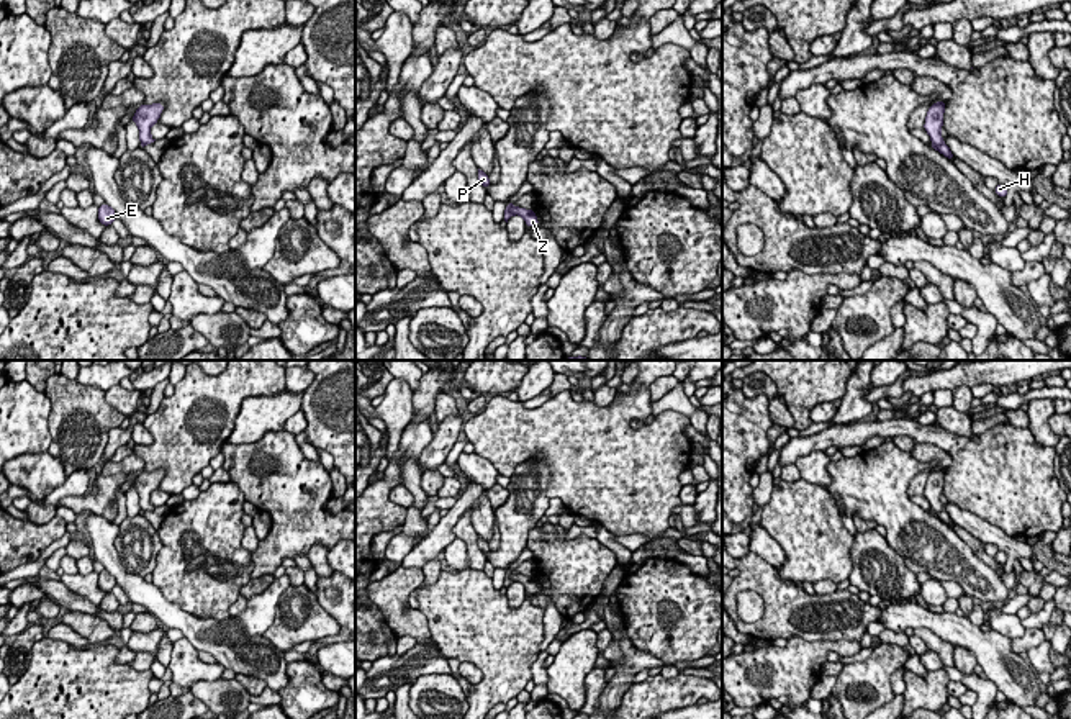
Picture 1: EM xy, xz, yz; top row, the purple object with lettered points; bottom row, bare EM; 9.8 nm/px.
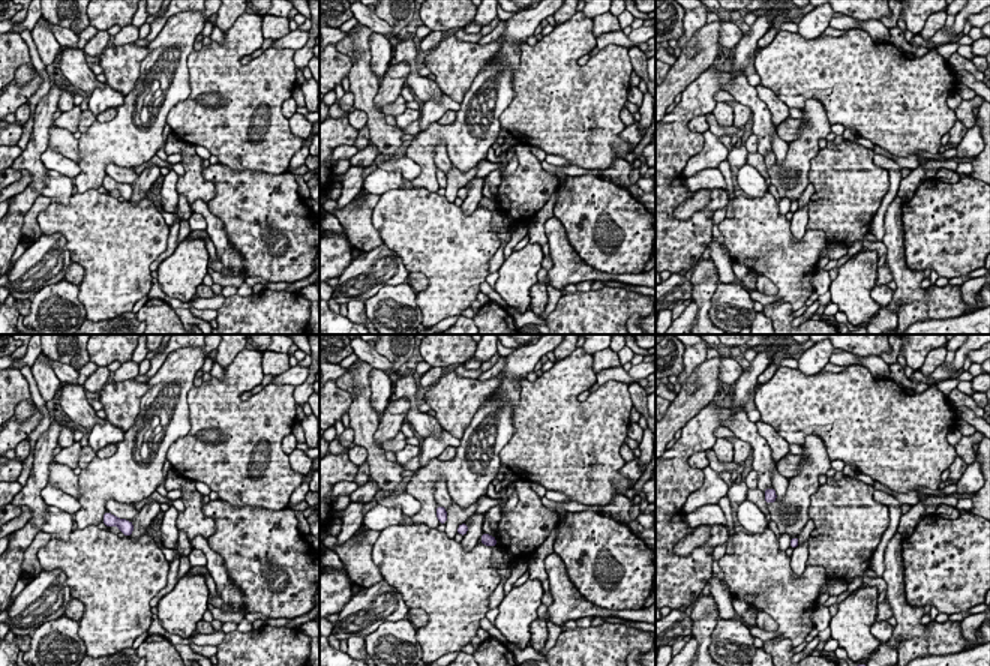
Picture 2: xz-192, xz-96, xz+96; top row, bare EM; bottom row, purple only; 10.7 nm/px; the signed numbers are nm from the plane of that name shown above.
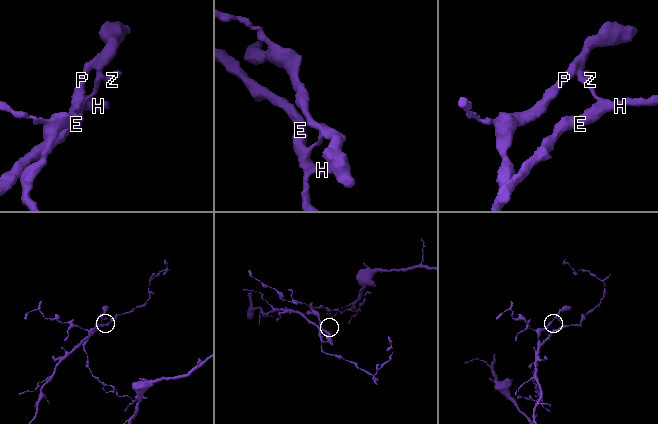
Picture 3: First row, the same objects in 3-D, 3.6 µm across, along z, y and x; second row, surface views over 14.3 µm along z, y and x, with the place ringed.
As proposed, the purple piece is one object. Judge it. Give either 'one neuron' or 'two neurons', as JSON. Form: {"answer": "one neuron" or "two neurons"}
{"answer": "two neurons"}

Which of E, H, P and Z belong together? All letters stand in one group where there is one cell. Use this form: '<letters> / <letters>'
E H / P Z

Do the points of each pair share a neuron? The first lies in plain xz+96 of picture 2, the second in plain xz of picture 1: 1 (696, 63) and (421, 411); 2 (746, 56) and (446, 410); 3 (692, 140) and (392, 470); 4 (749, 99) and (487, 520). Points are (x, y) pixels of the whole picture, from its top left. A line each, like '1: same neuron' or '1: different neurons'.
1: same neuron
2: different neurons
3: same neuron
4: same neuron

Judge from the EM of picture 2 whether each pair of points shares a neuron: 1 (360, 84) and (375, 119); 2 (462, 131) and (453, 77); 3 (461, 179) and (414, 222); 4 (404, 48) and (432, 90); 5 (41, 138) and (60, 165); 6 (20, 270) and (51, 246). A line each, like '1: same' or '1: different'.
1: same
2: different
3: different
4: same
5: different
6: same

